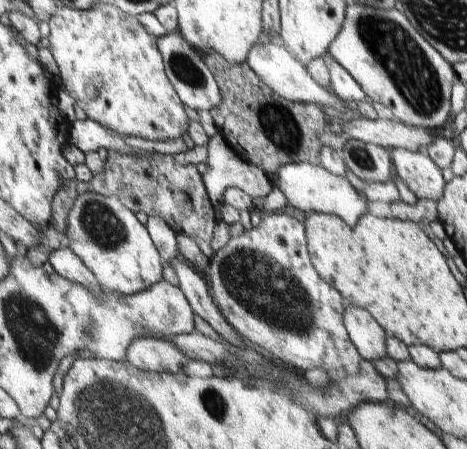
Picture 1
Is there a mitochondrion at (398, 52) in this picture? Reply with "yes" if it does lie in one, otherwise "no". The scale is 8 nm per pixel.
yes

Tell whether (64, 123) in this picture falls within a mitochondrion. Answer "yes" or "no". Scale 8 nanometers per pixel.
no

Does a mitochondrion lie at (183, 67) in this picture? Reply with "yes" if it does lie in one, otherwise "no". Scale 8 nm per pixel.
yes

